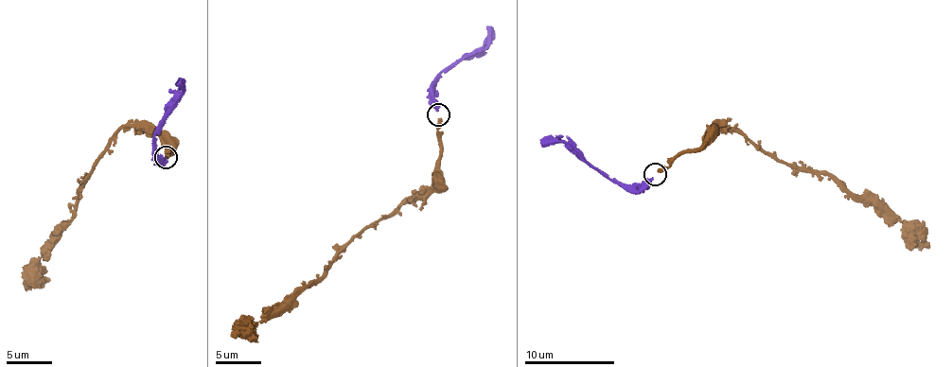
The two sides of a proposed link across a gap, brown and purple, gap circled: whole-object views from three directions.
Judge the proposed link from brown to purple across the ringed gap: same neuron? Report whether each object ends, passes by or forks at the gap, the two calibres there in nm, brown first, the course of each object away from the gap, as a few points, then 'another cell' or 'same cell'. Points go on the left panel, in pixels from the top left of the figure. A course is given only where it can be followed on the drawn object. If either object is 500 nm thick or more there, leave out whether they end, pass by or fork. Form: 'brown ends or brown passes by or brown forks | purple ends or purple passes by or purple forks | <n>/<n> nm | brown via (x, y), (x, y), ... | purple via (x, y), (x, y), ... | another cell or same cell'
brown ends | purple ends | 280/480 nm | brown via (166, 156), (171, 152), (154, 132), (123, 126), (114, 133), (69, 221), (50, 235), (25, 288) | purple via (165, 158), (158, 157), (151, 145), (182, 91), (180, 78) | same cell

